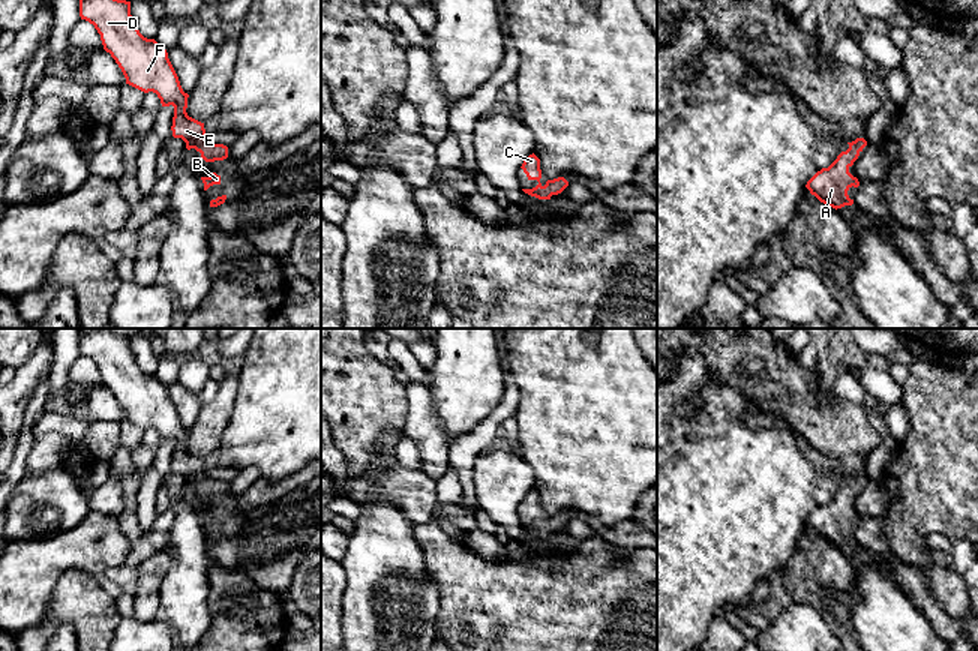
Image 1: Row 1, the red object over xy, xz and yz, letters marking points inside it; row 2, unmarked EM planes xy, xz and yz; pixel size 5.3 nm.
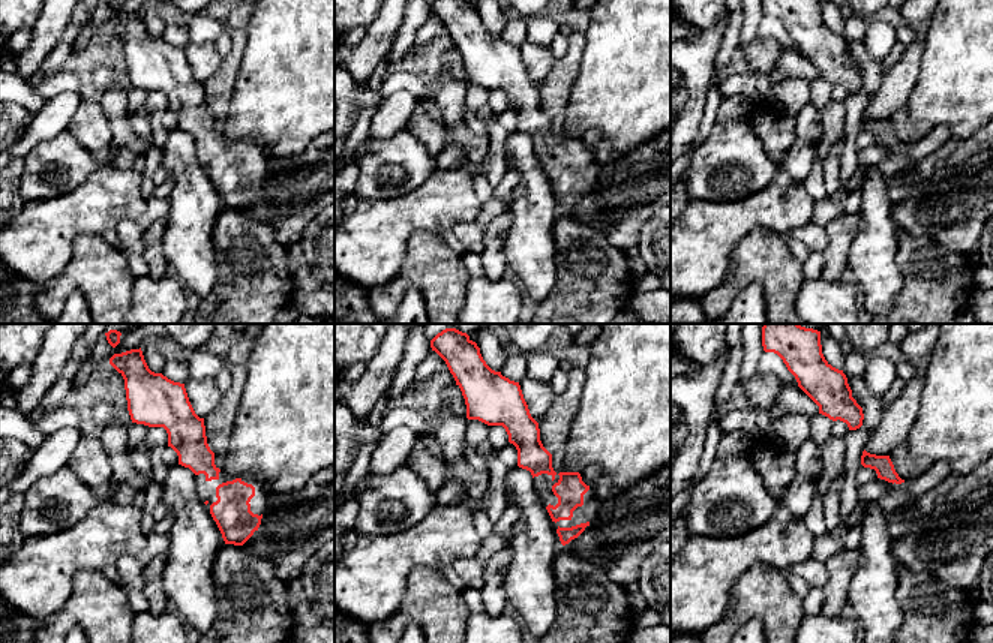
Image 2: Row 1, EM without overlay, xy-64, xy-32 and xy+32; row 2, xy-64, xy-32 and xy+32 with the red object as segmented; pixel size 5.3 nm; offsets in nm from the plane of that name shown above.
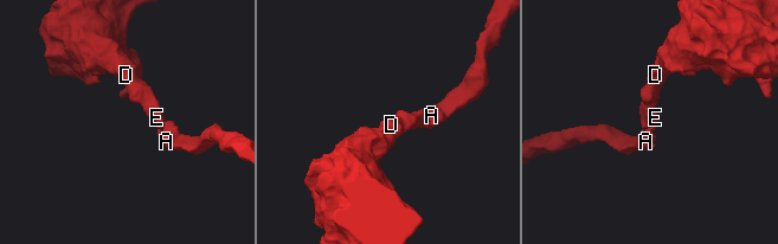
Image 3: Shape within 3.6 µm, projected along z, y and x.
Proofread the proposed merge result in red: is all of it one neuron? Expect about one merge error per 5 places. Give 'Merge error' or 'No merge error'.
No merge error

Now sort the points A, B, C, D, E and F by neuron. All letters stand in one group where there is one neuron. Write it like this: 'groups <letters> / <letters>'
groups A B C D E F

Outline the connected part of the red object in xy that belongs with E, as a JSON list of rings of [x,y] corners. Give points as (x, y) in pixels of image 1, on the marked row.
[[[80,0],[80,16],[94,26],[100,34],[104,50],[111,54],[122,69],[126,84],[148,93],[153,92],[160,99],[162,106],[174,106],[172,136],[182,138],[186,148],[195,148],[206,162],[224,160],[228,158],[228,147],[212,144],[207,138],[204,123],[188,116],[188,98],[183,92],[178,76],[164,50],[154,39],[144,38],[136,28],[130,15],[130,2],[126,0]]]

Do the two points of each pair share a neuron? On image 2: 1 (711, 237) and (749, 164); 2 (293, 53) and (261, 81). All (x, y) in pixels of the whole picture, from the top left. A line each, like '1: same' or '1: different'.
1: different
2: same

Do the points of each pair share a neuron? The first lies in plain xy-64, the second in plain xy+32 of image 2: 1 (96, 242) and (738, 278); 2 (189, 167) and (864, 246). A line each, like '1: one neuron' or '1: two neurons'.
1: one neuron
2: one neuron

